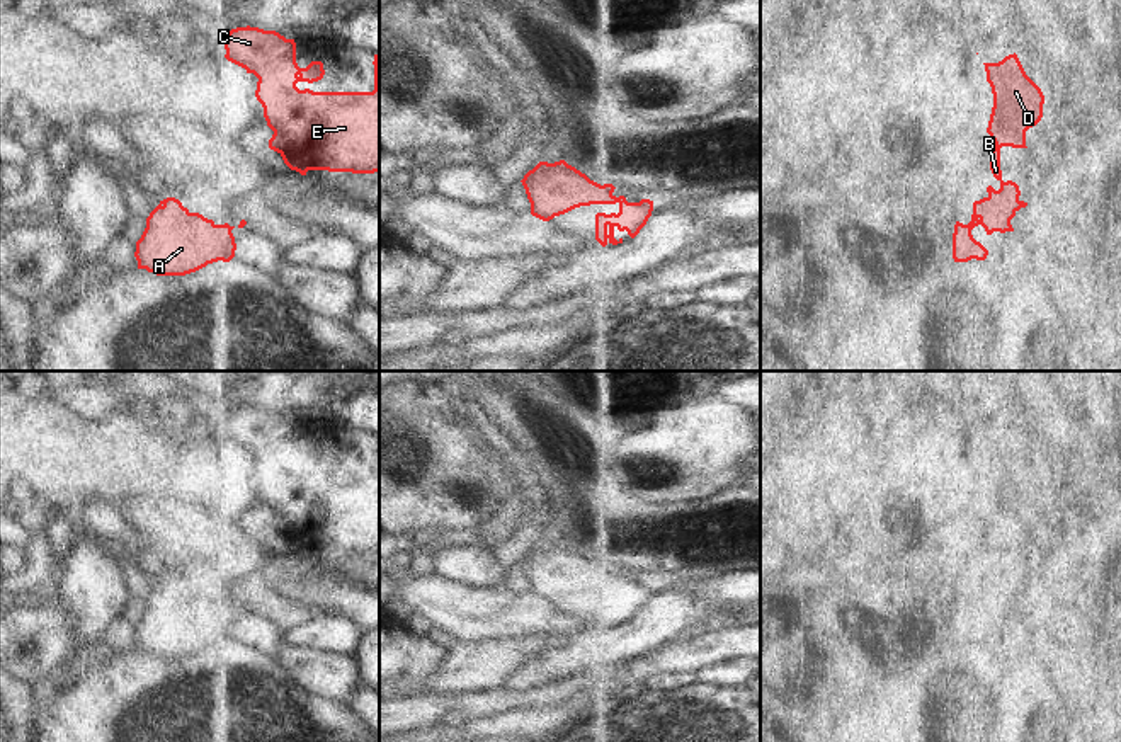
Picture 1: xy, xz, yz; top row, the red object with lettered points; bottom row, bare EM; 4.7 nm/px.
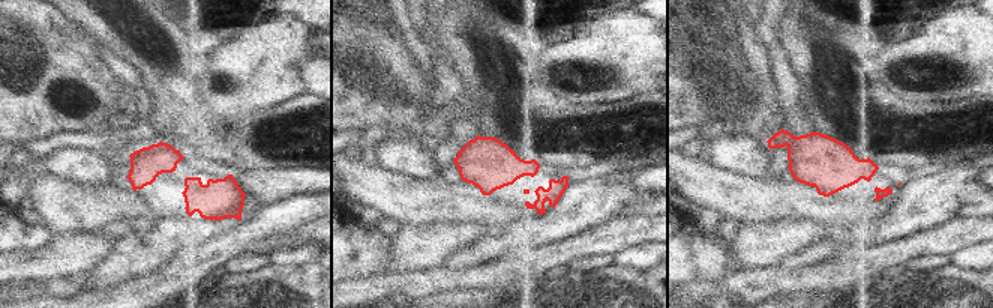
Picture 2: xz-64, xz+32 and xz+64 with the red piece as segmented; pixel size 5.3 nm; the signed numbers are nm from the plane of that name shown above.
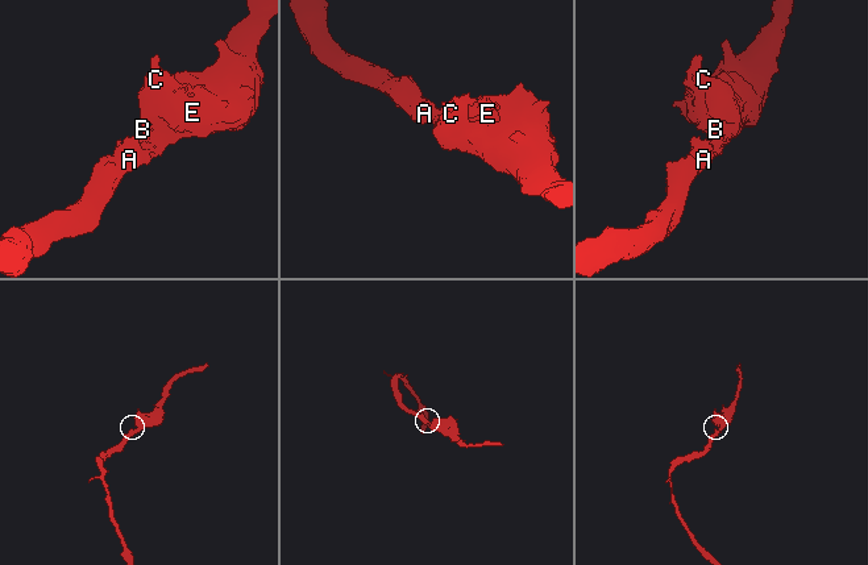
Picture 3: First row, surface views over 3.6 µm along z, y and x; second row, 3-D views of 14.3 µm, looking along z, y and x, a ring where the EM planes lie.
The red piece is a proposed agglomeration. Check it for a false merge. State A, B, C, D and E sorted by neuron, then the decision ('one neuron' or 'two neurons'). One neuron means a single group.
A B C D E; one neuron

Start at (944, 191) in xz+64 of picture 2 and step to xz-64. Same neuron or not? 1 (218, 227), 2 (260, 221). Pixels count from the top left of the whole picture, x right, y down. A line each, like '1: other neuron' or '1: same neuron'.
1: same neuron
2: other neuron

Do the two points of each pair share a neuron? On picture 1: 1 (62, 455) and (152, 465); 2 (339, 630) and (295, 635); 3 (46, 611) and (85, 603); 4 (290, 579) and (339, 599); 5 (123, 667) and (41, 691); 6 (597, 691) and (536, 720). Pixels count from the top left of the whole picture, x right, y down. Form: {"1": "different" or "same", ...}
{"1": "same", "2": "same", "3": "different", "4": "same", "5": "different", "6": "same"}

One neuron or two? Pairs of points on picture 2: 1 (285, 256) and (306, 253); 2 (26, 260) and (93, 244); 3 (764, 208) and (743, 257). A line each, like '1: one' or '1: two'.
1: one
2: one
3: two

